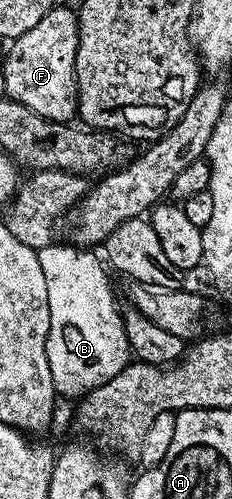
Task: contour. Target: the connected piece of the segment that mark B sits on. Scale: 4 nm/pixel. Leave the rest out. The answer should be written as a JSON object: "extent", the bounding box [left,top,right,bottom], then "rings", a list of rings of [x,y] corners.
{"extent":[37,243,131,399],"rings":[[[54,243],[37,250],[43,279],[47,279],[47,307],[51,311],[47,363],[58,394],[77,399],[119,375],[119,371],[130,364],[131,354],[125,319],[122,310],[117,310],[102,258],[97,258],[93,254],[96,252],[88,248],[61,244]]]}

